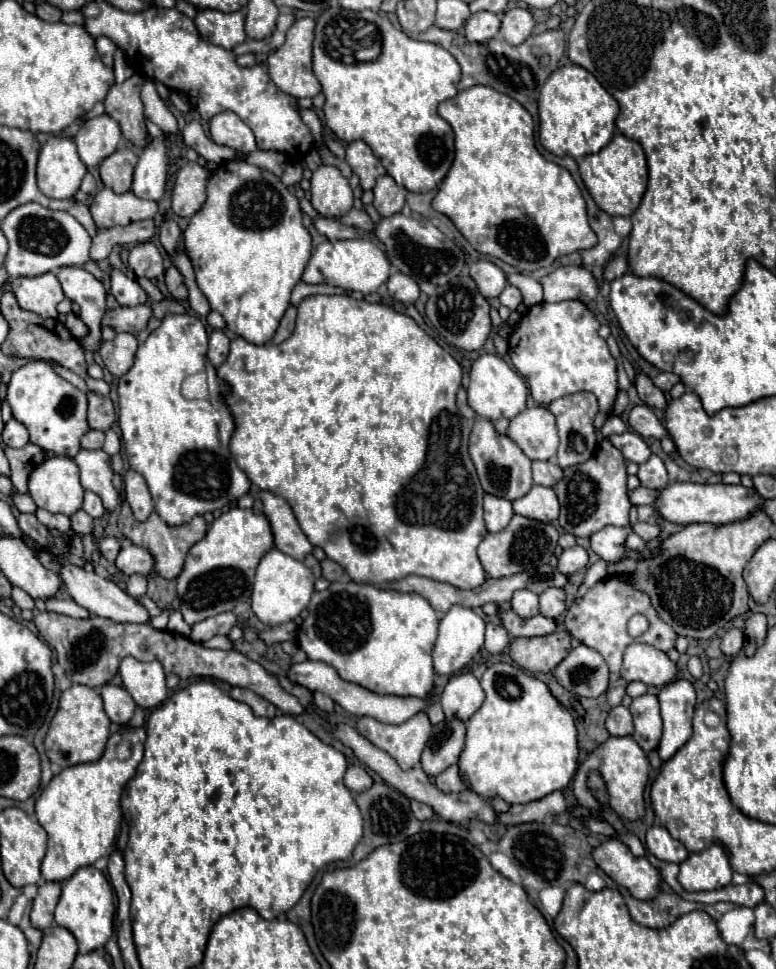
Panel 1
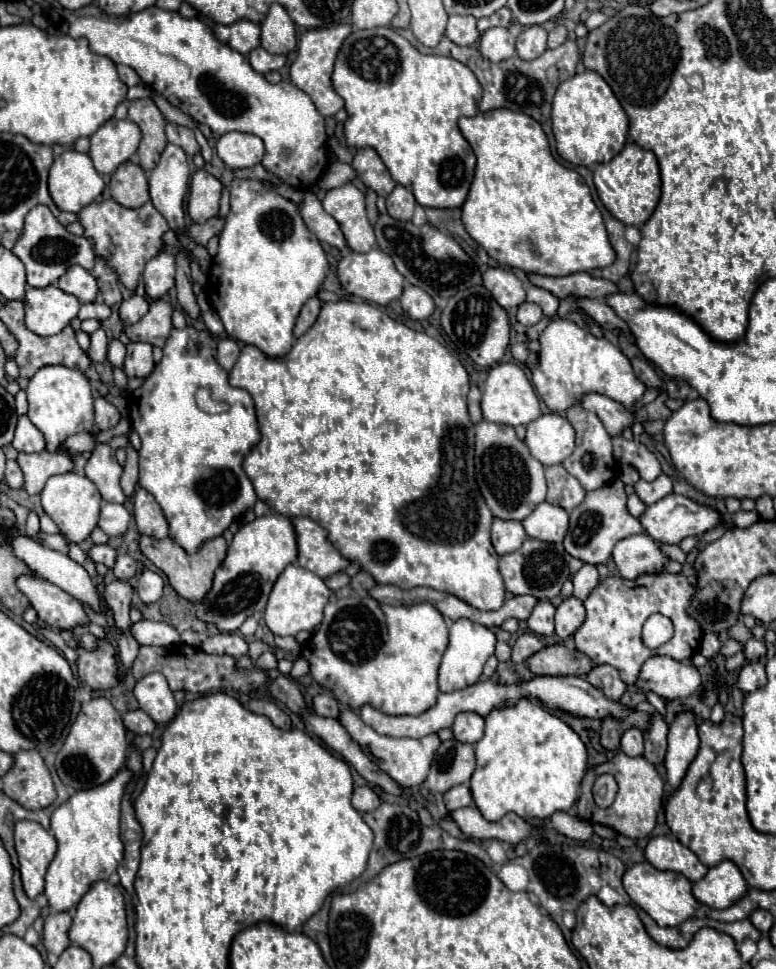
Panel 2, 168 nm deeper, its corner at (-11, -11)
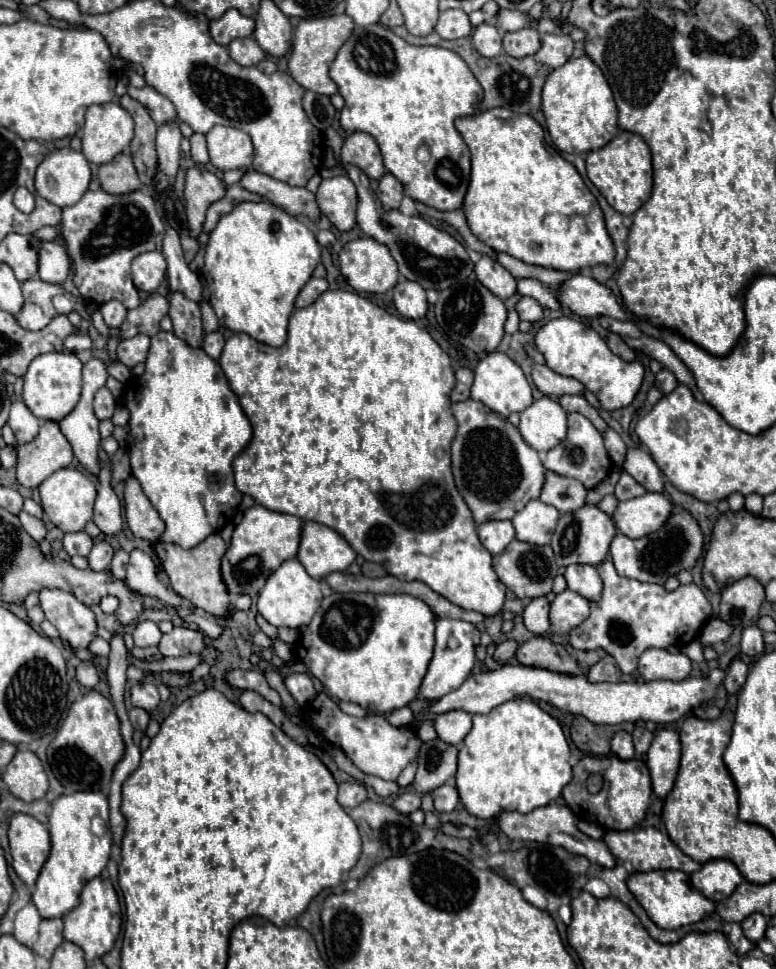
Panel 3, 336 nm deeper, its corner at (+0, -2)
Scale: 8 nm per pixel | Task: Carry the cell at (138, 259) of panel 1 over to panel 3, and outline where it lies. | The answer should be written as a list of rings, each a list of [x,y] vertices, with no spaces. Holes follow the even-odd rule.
[[[148,251],[136,257],[132,261],[132,277],[136,289],[144,293],[154,293],[166,277],[166,261],[162,251]]]

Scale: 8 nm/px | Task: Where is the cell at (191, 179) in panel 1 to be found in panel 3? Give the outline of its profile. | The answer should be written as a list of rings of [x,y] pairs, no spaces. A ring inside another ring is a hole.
[[[194,165],[186,171],[184,197],[186,197],[186,215],[188,215],[190,237],[197,238],[202,233],[204,213],[206,213],[208,205],[224,197],[222,181],[212,171]]]

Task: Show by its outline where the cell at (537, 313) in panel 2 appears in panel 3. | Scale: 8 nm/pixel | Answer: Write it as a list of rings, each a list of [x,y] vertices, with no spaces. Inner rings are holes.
[[[522,297],[516,303],[516,311],[518,311],[522,321],[530,321],[530,323],[534,323],[542,317],[542,307],[532,297]]]

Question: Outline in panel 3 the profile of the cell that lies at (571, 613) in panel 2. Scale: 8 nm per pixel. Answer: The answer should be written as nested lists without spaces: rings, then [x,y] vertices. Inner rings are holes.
[[[566,589],[556,595],[550,605],[550,629],[556,635],[566,635],[588,617],[588,599]]]

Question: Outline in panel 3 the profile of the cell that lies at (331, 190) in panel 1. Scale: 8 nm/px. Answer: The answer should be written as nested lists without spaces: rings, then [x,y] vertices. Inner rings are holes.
[[[344,177],[324,179],[316,191],[320,211],[334,223],[338,231],[350,231],[356,227],[356,187]]]

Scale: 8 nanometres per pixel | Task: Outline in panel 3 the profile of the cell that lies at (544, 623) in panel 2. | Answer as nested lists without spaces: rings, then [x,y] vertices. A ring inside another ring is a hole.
[[[536,597],[536,599],[532,599],[532,601],[524,607],[524,613],[522,613],[526,629],[532,631],[534,635],[546,633],[548,627],[550,627],[548,609],[550,609],[550,603],[546,601],[546,597]]]

